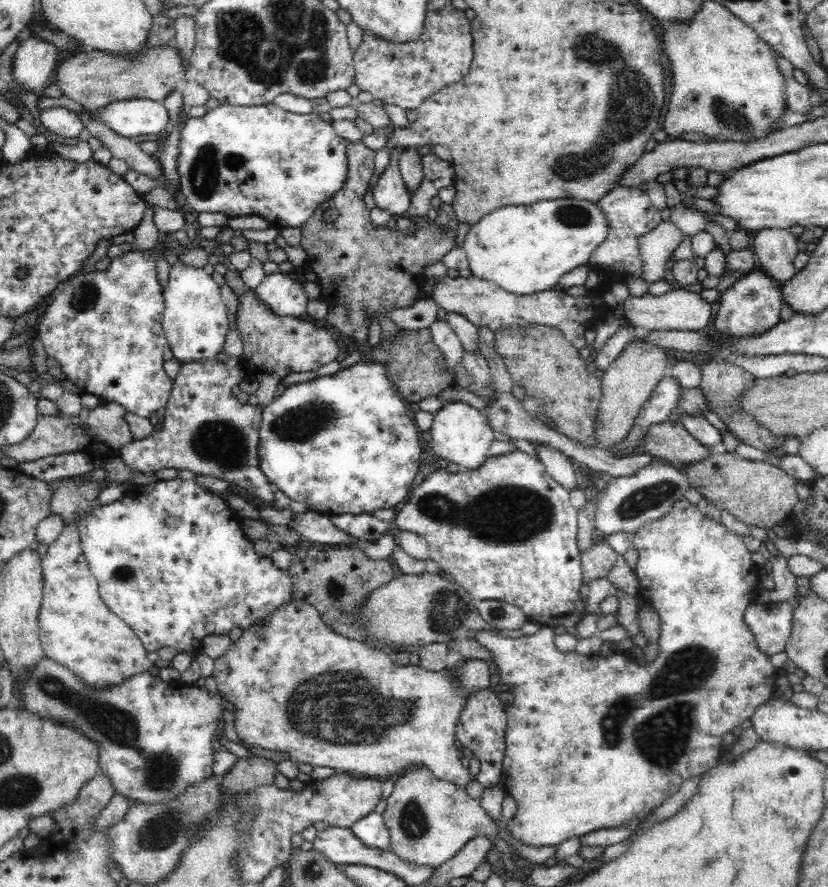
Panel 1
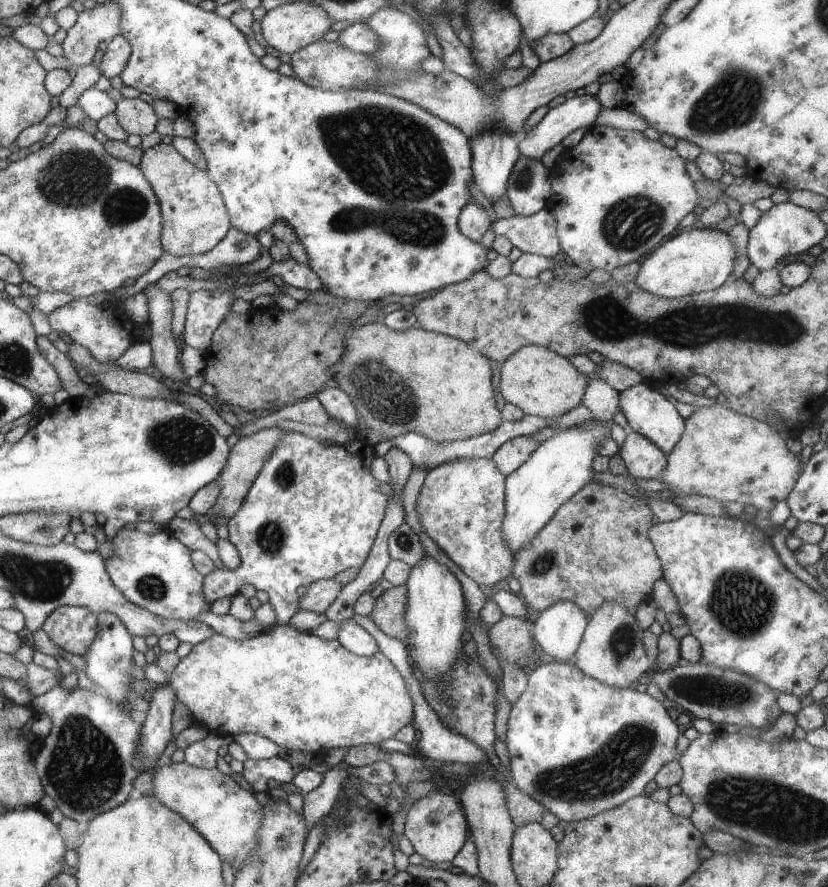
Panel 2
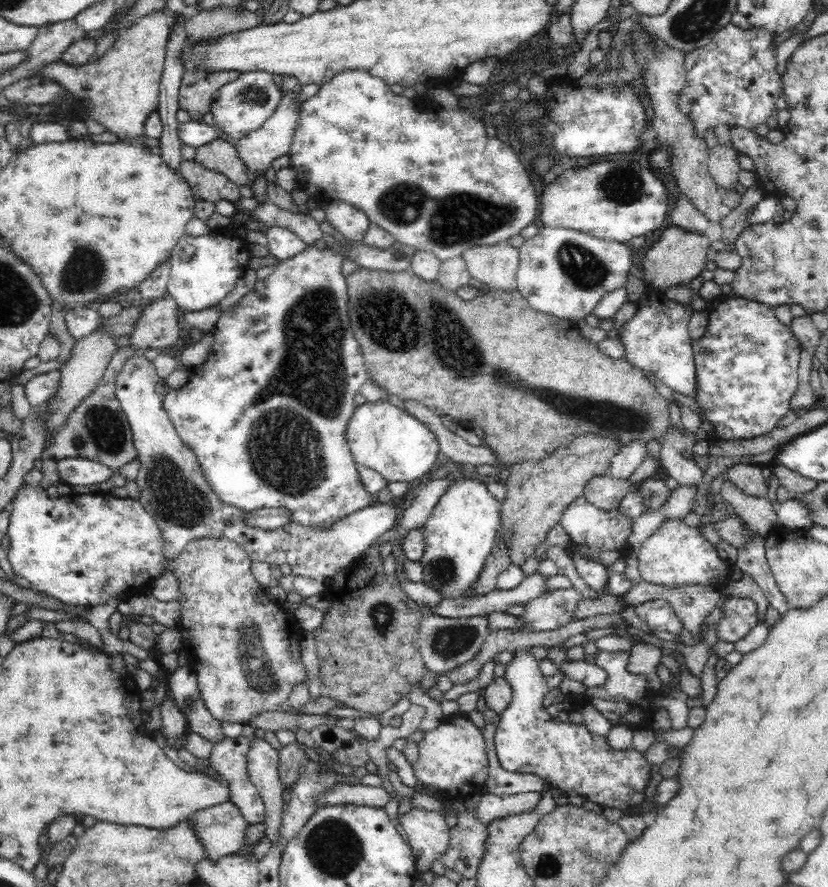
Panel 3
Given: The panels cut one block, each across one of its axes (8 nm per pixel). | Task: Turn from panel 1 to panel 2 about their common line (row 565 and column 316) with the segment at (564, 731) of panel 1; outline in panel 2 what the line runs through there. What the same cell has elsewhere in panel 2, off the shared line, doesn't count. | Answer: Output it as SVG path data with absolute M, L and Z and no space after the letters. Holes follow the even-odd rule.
M273 626L267 628L263 632L259 632L253 638L243 638L243 640L233 640L233 638L225 638L221 634L213 634L207 640L199 642L193 646L193 650L179 660L179 664L173 668L171 672L171 680L167 684L175 696L175 700L179 700L189 714L203 726L207 728L209 734L215 736L241 736L241 734L255 734L259 738L267 738L271 740L275 746L279 748L291 748L291 750L303 750L303 752L313 752L313 754L325 754L329 750L339 750L339 748L353 748L353 746L379 746L379 742L383 740L393 740L393 734L397 730L401 730L407 724L413 724L415 718L415 706L411 702L411 696L407 694L407 686L403 682L403 676L399 676L399 670L395 670L395 666L391 664L391 660L387 660L387 656L373 652L369 656L353 656L351 652L347 652L347 648L343 648L343 644L339 644L337 640L319 640L313 634L303 634L293 630L291 626Z

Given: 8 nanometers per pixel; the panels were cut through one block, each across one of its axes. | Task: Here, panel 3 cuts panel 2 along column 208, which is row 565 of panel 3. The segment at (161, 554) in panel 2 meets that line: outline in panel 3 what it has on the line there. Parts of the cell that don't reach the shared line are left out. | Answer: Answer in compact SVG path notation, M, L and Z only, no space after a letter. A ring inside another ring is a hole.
M586 496L576 498L574 502L570 502L566 506L566 510L560 514L560 524L562 528L570 534L570 554L574 552L576 556L580 556L580 560L590 560L594 564L602 564L604 568L612 568L612 564L616 560L624 560L624 556L628 554L628 546L626 546L626 538L632 532L632 518L626 518L618 512L618 508L614 510L600 510L594 504L590 504L590 500Z

